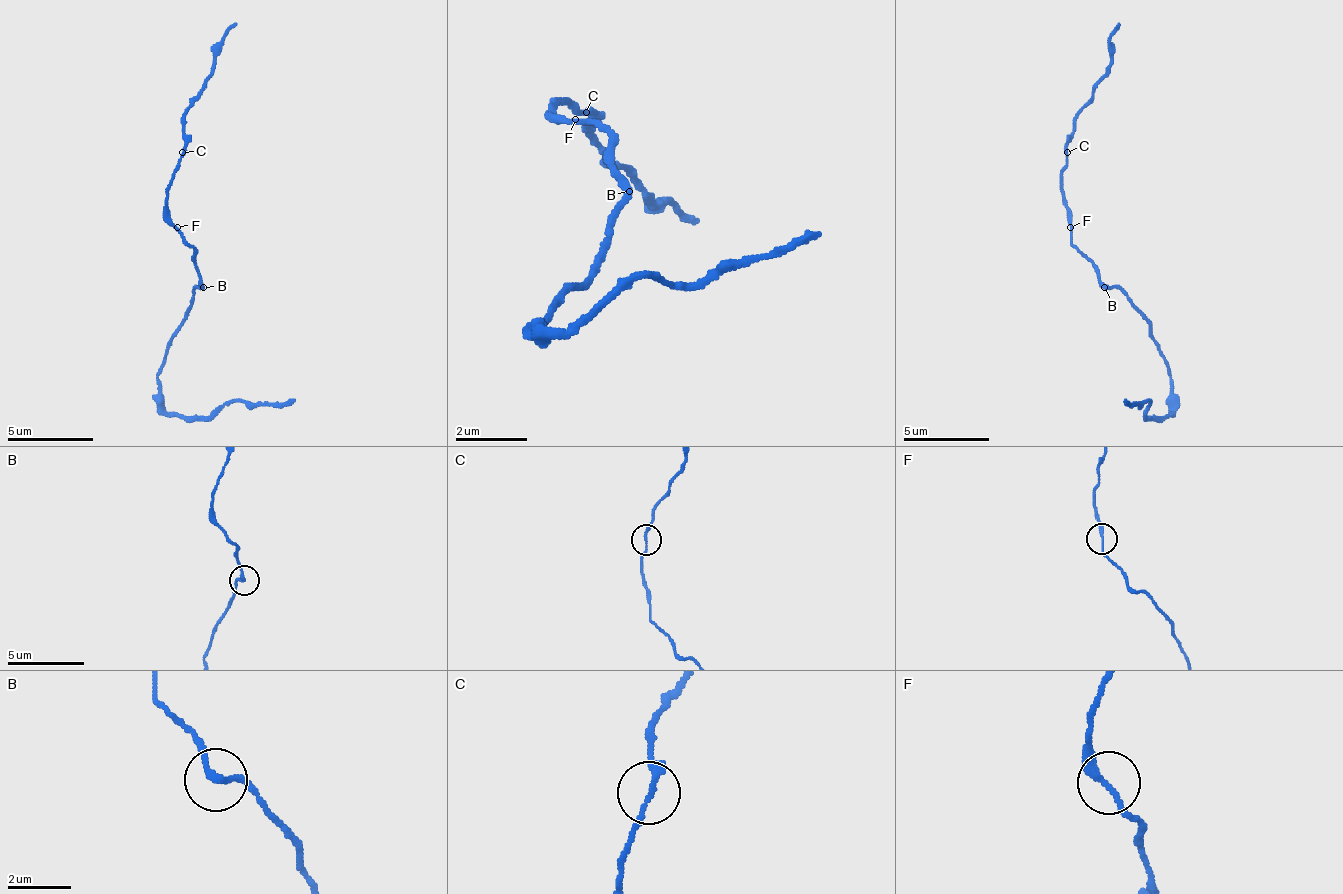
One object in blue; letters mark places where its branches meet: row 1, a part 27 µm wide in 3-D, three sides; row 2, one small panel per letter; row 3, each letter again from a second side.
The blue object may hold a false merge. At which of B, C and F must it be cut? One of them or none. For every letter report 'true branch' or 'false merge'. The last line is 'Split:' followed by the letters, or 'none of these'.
B: true branch
C: true branch
F: true branch
Split: none of these

